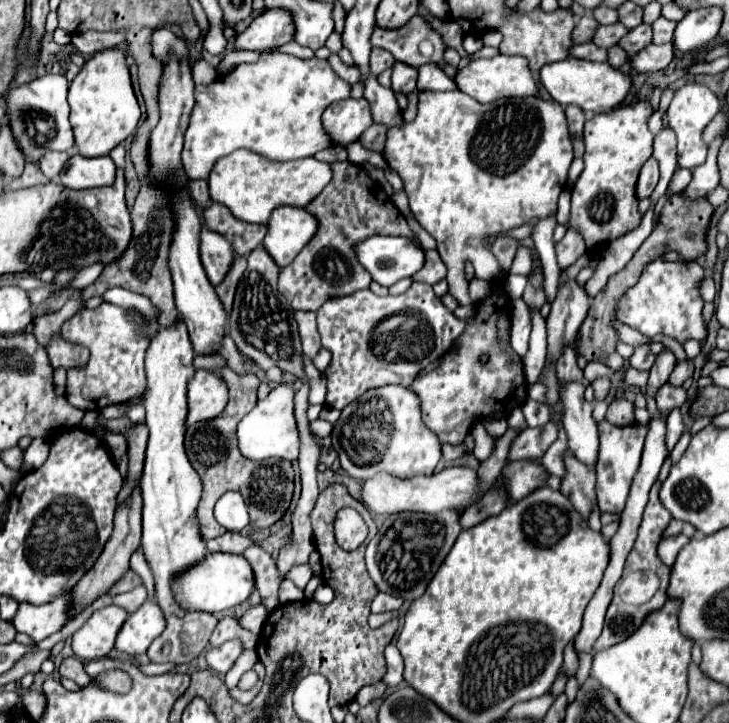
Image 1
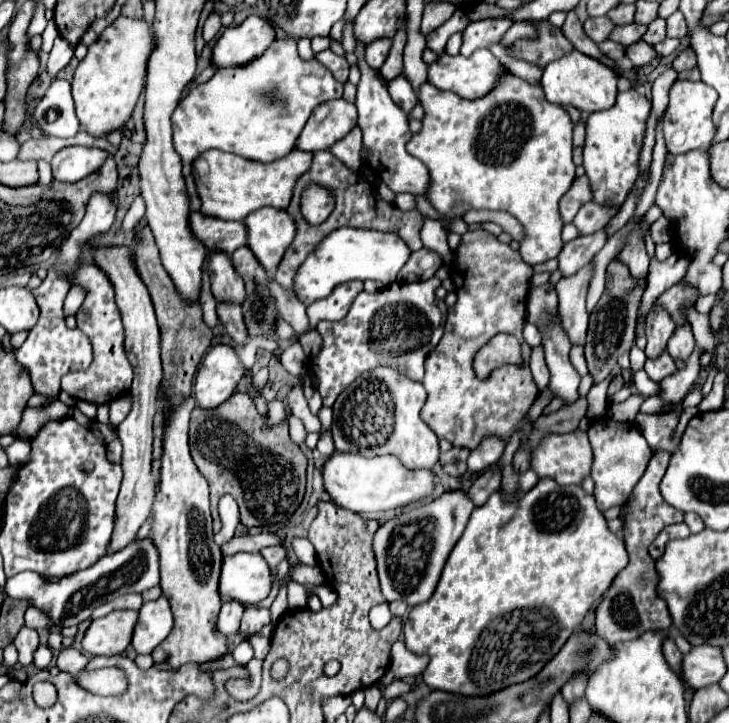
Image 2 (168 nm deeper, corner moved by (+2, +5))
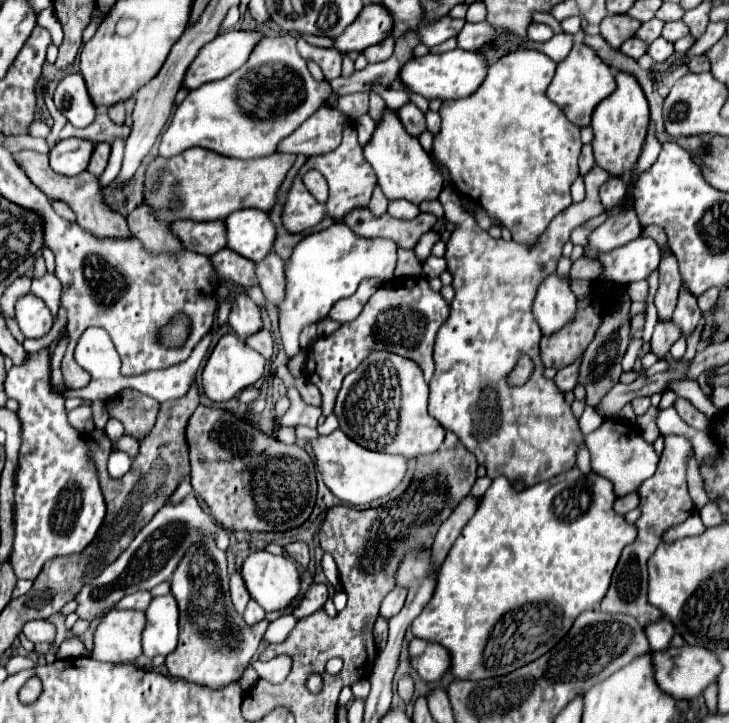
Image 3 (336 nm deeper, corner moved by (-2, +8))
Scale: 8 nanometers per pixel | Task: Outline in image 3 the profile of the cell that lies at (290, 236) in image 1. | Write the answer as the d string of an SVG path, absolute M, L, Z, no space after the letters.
M240 209L224 223L228 231L228 247L236 253L258 263L274 251L276 227L266 211Z

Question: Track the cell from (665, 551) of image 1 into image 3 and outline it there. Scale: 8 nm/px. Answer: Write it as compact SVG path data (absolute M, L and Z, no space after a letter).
M692 515L692 517L688 517L684 523L670 527L670 529L662 535L662 541L664 541L664 543L674 543L676 539L682 539L682 537L700 535L704 529L706 529L706 527L702 525L700 515Z

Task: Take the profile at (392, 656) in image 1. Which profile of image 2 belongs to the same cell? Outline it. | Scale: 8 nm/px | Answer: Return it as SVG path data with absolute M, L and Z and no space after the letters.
M394 642L392 646L392 664L390 664L390 670L398 676L398 678L404 678L404 676L420 676L428 666L428 656L418 656L414 652L408 652L406 650L406 644L404 642Z

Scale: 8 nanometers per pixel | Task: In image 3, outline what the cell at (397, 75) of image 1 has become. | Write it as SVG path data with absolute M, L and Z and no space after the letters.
M410 101L406 105L402 105L398 109L398 117L402 121L402 125L408 129L410 135L418 137L418 133L422 133L426 129L426 123L424 123L424 113Z

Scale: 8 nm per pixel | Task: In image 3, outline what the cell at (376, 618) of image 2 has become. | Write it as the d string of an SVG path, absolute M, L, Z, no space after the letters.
M382 615L376 619L374 637L376 637L376 645L378 645L380 649L384 649L384 647L386 647L386 641L388 641L388 619L382 617Z

